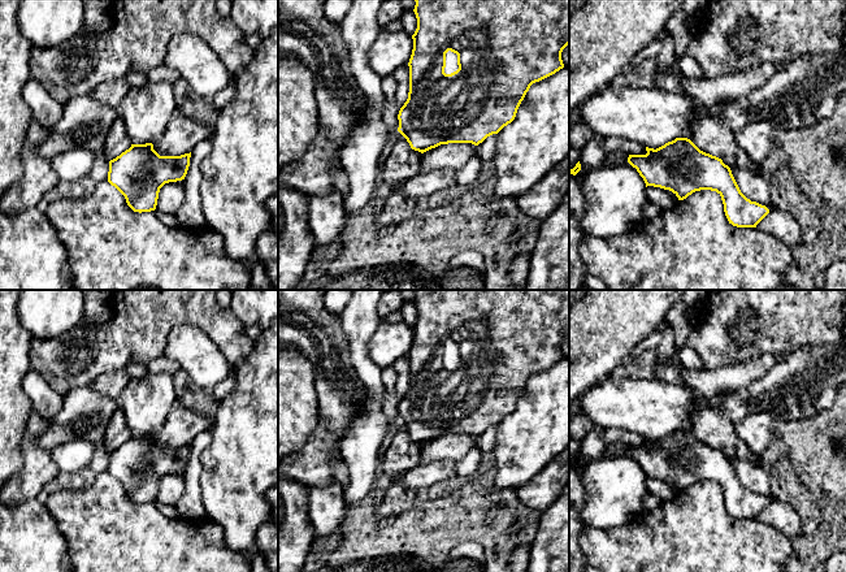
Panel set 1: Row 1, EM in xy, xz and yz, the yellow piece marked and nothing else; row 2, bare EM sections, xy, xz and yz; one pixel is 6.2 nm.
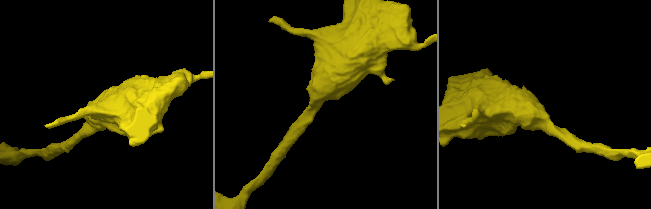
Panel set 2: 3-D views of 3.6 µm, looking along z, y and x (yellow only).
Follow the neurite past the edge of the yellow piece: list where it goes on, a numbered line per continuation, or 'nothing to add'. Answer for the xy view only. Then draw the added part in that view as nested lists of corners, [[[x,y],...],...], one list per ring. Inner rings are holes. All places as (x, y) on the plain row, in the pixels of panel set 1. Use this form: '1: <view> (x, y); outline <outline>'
nothing to add

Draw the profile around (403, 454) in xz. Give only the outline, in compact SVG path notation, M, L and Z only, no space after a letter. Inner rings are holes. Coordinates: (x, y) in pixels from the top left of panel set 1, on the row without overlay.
M400 425L390 446L381 455L383 485L394 485L396 480L420 463L421 443L411 439Z

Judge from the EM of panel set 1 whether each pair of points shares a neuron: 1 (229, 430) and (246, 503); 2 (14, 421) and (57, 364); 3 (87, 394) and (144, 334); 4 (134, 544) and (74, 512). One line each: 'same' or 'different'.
1: same
2: different
3: different
4: same

